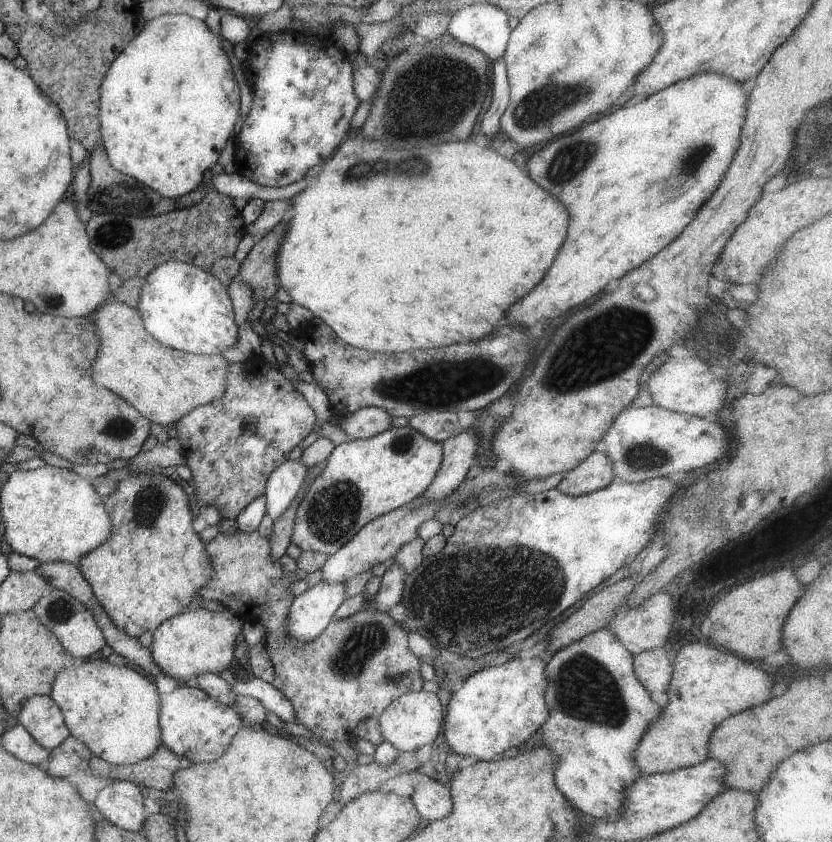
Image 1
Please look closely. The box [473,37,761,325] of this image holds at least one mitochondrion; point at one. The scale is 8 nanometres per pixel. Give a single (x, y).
(538, 105)

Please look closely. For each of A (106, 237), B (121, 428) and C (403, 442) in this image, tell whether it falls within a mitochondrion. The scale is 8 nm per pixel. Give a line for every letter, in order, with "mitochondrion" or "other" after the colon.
A: mitochondrion
B: mitochondrion
C: mitochondrion

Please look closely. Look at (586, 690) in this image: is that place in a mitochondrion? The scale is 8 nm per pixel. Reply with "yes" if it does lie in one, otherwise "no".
yes

